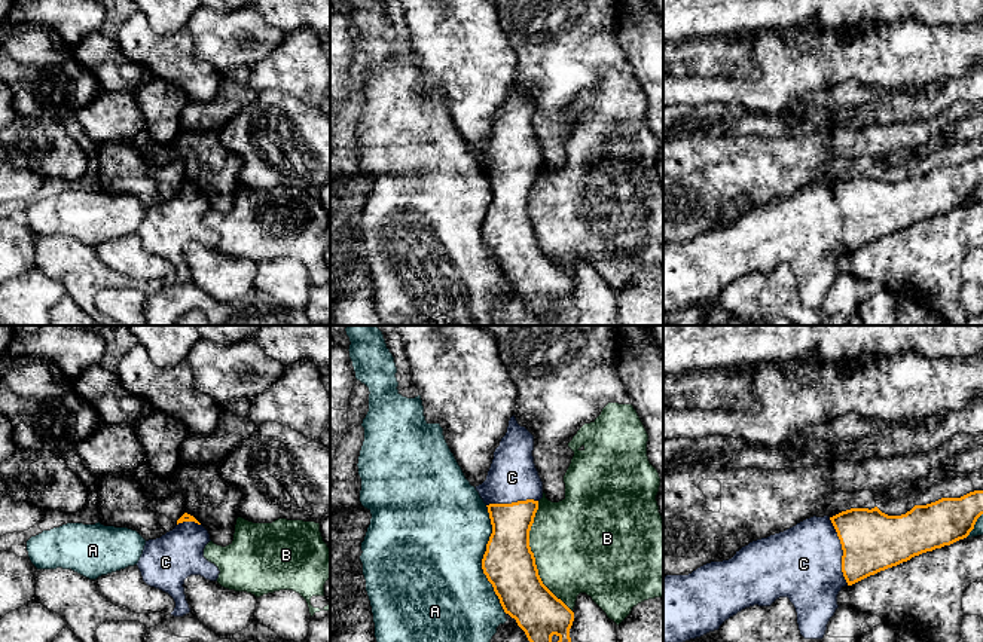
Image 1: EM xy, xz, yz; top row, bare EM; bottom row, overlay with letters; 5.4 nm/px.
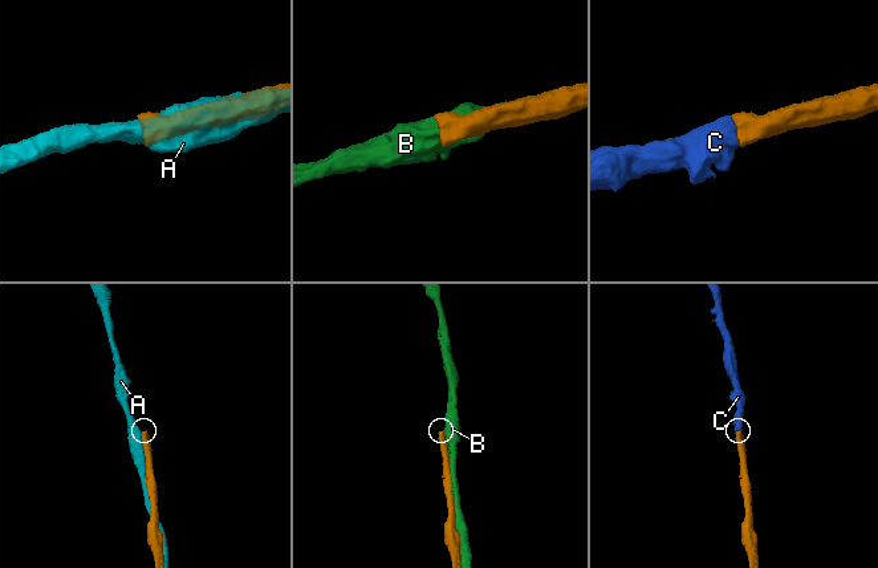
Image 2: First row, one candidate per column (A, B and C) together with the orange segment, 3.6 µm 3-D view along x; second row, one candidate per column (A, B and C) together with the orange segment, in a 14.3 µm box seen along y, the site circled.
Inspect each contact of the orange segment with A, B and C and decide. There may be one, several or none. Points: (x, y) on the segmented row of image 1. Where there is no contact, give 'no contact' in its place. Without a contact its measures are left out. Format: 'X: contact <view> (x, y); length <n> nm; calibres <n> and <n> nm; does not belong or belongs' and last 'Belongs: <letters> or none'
A: contact xz (482, 559); length 600 nm; calibres 280 and 500 nm; does not belong
B: contact xz (533, 556); length 650 nm; calibres 280 and 480 nm; does not belong
C: contact yz (843, 552); length 380 nm; calibres 340 and 400 nm; belongs
Belongs: C

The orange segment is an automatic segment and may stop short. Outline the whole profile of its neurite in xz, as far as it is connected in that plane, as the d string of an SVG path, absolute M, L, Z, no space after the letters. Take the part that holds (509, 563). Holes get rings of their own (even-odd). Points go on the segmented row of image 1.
M513 415L509 421L506 435L494 452L486 480L476 486L476 490L488 507L492 525L492 534L482 559L482 569L492 584L504 612L516 620L529 642L552 642L553 635L559 638L558 642L571 642L570 629L574 621L574 612L543 584L534 553L529 547L529 531L538 510L538 501L543 498L543 482L535 468L532 450L534 435L525 427L520 427Z

